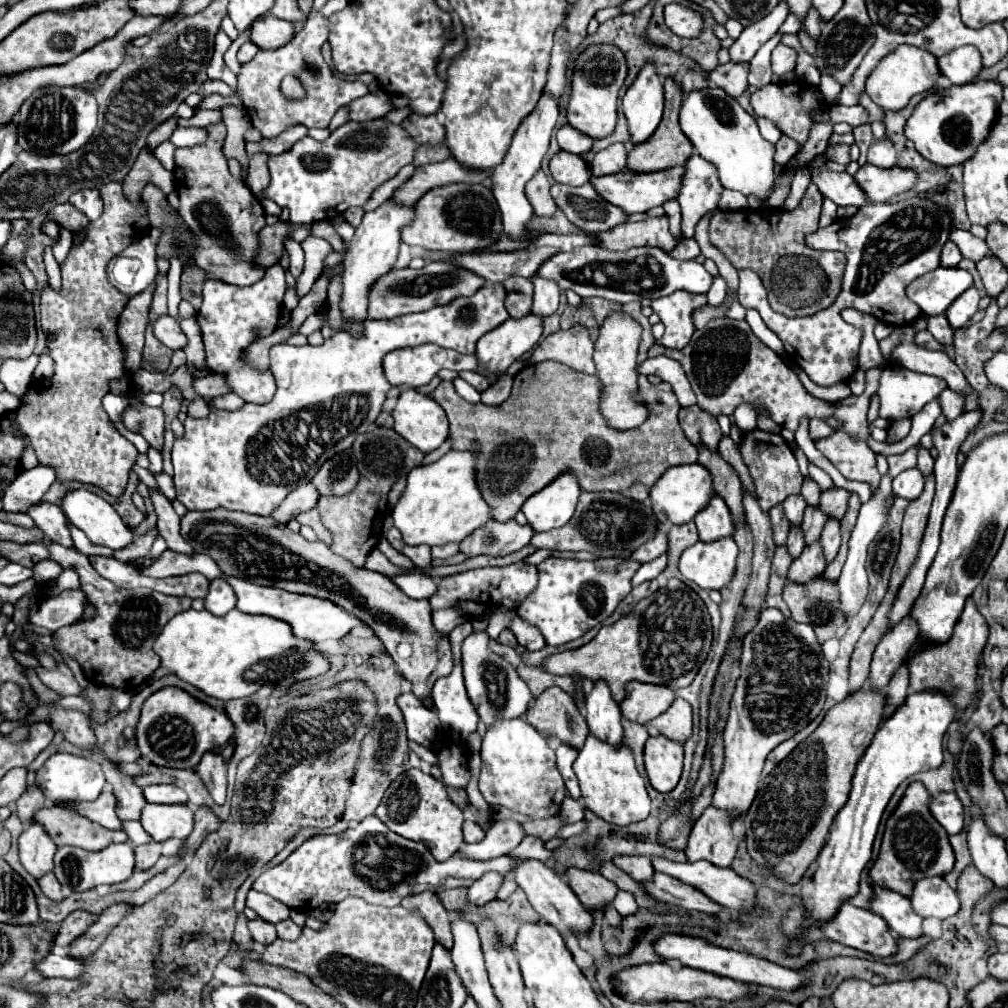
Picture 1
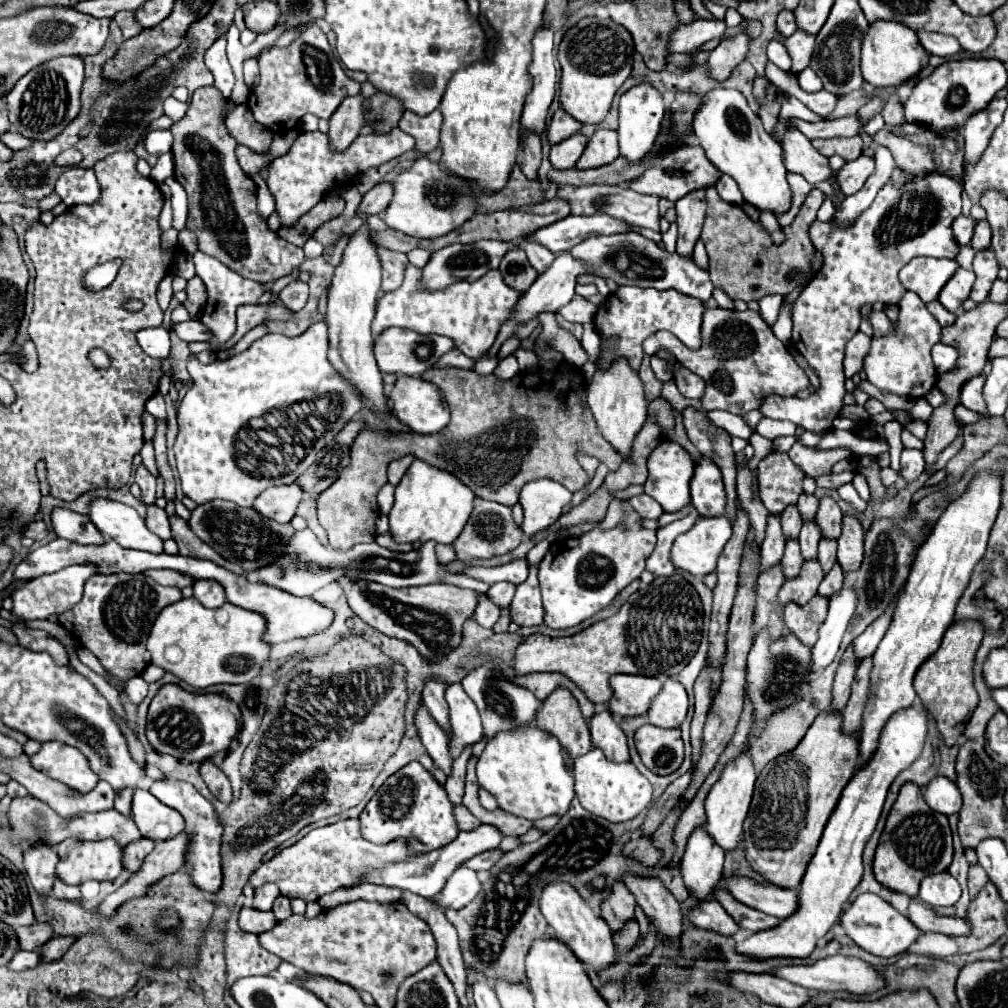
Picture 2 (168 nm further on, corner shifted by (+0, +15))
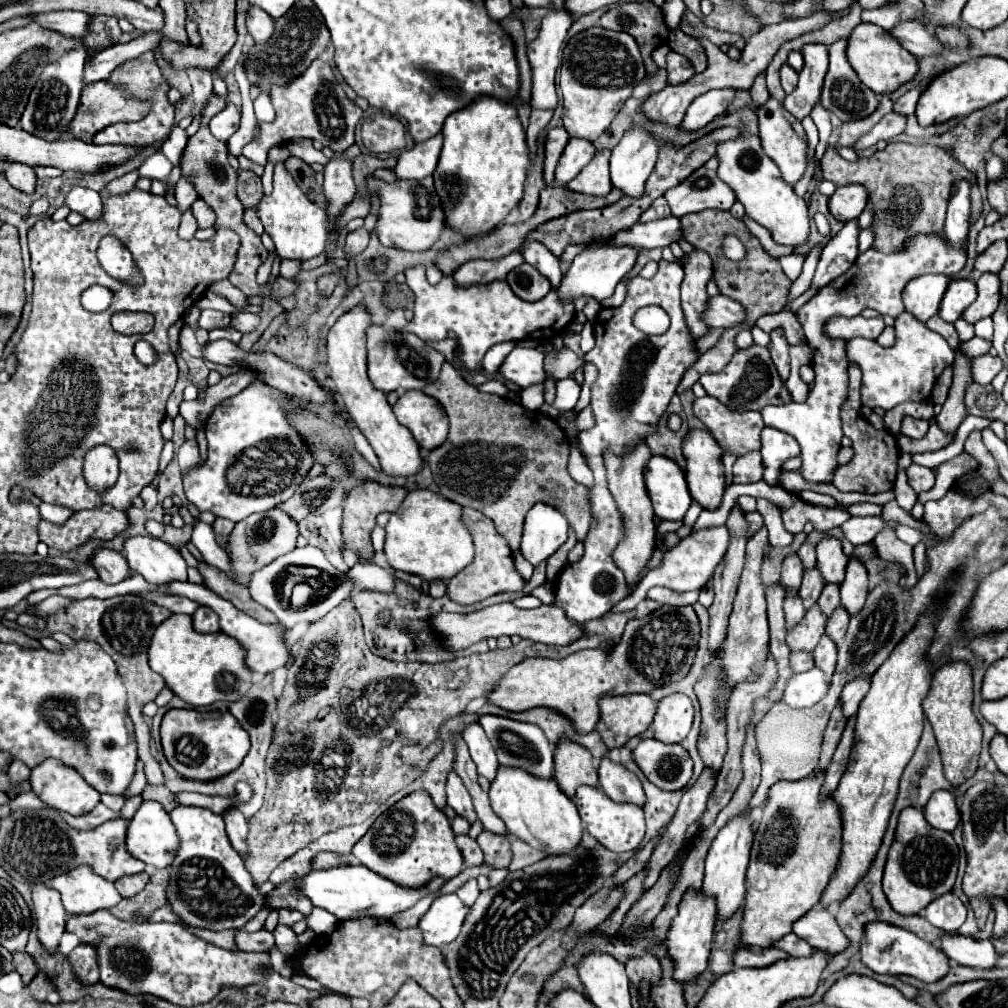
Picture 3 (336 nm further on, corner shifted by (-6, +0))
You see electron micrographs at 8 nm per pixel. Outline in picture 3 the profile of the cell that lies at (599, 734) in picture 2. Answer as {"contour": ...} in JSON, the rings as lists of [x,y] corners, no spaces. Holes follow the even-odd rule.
{"contour":[[[604,755],[600,759],[598,775],[600,775],[598,783],[600,783],[602,791],[608,793],[610,799],[644,805],[646,797],[644,797],[640,779],[632,771],[628,771],[622,763],[610,759],[610,755]]]}

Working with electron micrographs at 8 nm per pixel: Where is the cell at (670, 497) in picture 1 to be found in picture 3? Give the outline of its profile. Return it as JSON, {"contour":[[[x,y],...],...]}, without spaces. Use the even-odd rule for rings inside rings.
{"contour":[[[652,457],[644,467],[646,489],[654,513],[664,521],[684,519],[692,497],[686,483],[686,473],[668,457]]]}

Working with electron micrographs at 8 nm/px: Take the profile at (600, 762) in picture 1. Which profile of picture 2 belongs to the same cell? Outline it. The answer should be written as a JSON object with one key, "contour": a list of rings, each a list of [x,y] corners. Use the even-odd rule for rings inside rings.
{"contour":[[[592,748],[588,754],[574,760],[572,768],[574,784],[576,784],[576,796],[588,812],[594,816],[602,816],[604,820],[610,820],[614,824],[626,822],[636,818],[650,802],[652,802],[652,786],[650,782],[636,770],[632,762],[616,764],[608,760],[602,750]]]}

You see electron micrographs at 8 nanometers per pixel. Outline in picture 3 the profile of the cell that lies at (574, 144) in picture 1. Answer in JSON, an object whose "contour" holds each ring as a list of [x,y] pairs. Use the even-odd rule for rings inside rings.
{"contour":[[[554,127],[548,131],[546,137],[546,161],[544,161],[544,179],[546,183],[554,181],[554,169],[558,165],[558,159],[564,153],[564,147],[568,145],[570,135],[564,127]]]}

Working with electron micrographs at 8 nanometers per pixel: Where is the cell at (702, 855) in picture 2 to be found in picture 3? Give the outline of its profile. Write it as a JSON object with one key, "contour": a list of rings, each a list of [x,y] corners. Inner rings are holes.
{"contour":[[[688,889],[686,895],[682,897],[682,903],[678,905],[678,915],[672,921],[672,927],[668,931],[668,951],[674,957],[676,969],[674,977],[682,983],[692,981],[698,973],[706,969],[708,955],[710,955],[710,943],[712,943],[712,933],[714,933],[714,923],[716,923],[716,899],[708,897],[702,893],[702,889]]]}

